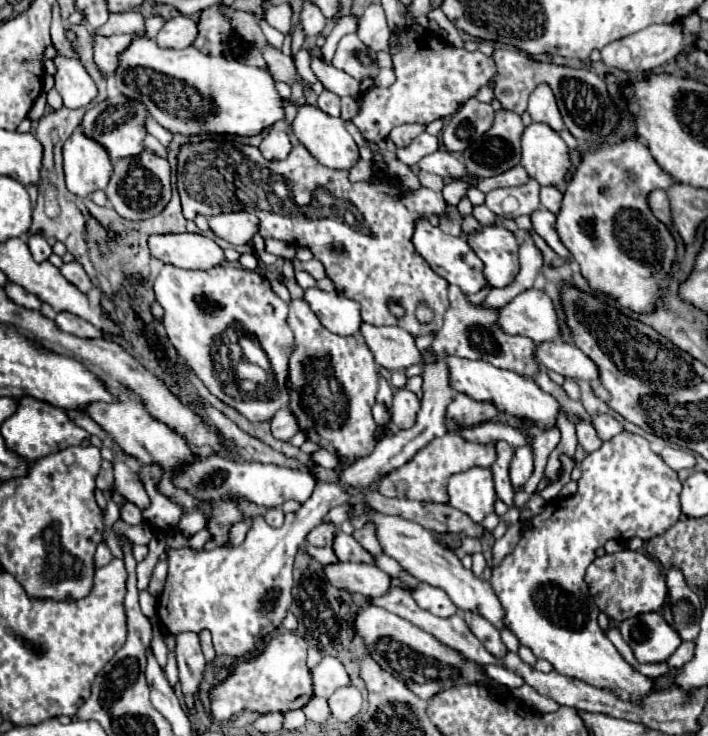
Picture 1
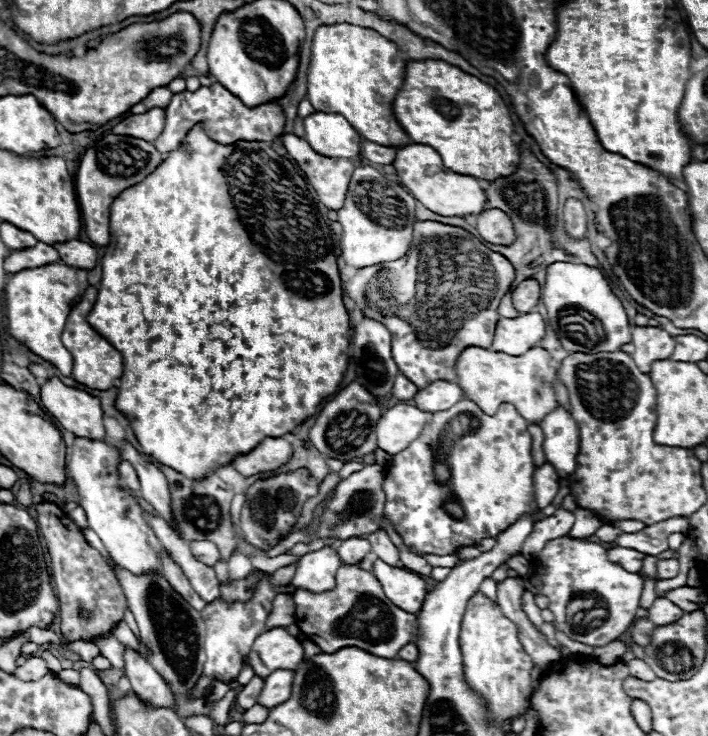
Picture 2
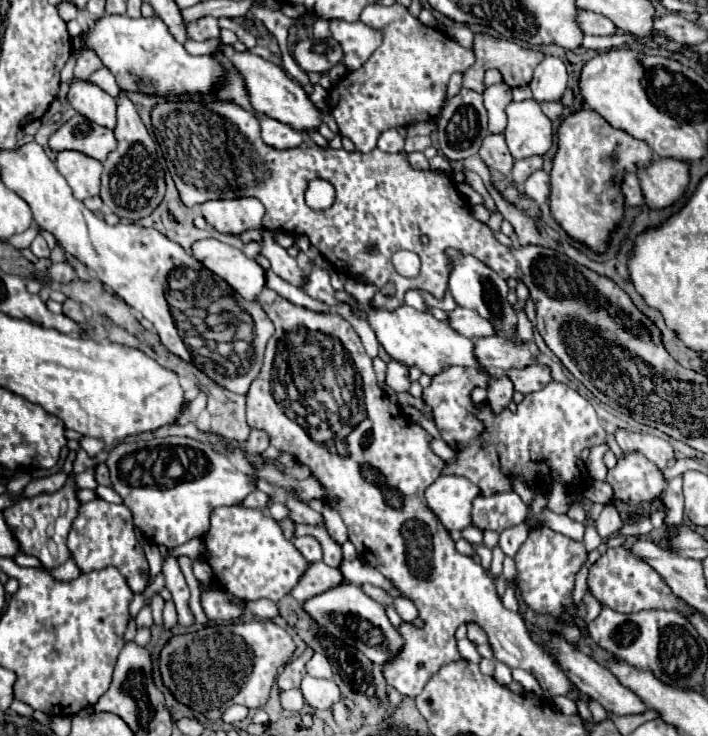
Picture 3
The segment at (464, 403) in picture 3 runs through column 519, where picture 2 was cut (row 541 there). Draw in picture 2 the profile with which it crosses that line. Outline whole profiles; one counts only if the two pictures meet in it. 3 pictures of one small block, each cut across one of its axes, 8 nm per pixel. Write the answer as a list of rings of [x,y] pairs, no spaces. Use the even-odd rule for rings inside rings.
[[[460,400],[448,410],[434,412],[428,428],[424,428],[424,432],[404,452],[392,456],[382,484],[386,494],[384,514],[408,546],[436,556],[448,556],[462,546],[472,546],[484,538],[494,538],[514,524],[518,516],[540,510],[534,502],[532,474],[536,466],[530,450],[532,438],[528,432],[528,422],[512,404],[500,404],[498,412],[488,416],[474,402]],[[454,424],[464,424],[466,430],[454,430]]]

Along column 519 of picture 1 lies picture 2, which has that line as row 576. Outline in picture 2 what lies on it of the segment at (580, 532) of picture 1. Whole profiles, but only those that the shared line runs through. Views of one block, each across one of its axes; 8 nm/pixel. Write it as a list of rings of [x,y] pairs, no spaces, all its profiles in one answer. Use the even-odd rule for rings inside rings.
[[[562,536],[562,538],[550,540],[546,544],[546,548],[540,552],[538,560],[548,566],[548,570],[542,576],[542,582],[544,582],[542,594],[548,596],[548,600],[550,600],[548,610],[554,614],[556,630],[564,632],[568,638],[572,638],[576,642],[592,646],[592,648],[606,646],[606,644],[618,640],[624,632],[630,630],[632,622],[636,620],[636,612],[640,608],[638,604],[640,604],[640,594],[642,594],[644,580],[638,574],[626,572],[618,564],[612,564],[606,558],[606,548],[602,548],[602,544]],[[574,596],[594,598],[596,604],[598,604],[596,608],[606,610],[604,624],[598,626],[596,630],[588,632],[588,634],[574,634],[572,628],[566,624],[566,606]]]

